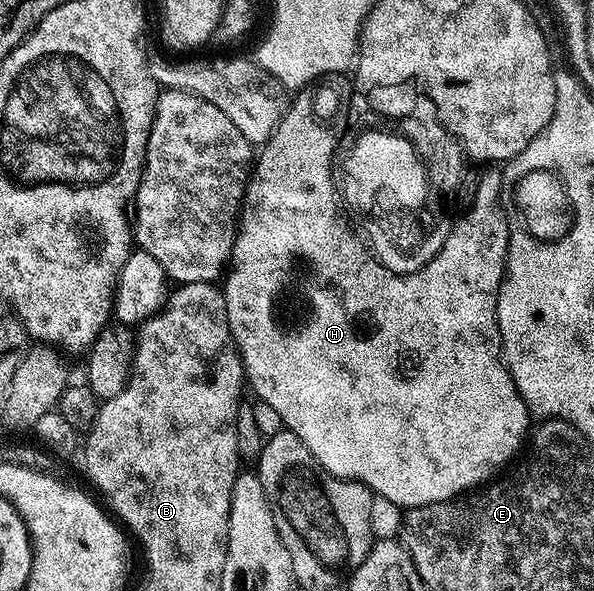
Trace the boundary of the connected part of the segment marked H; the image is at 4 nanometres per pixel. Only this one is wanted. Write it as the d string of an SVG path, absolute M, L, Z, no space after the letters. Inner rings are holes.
M346 73L329 74L317 82L312 82L310 86L303 87L290 99L279 126L272 132L271 139L263 143L258 151L257 161L247 184L247 192L243 196L239 228L235 231L231 261L221 289L225 296L225 308L229 312L231 335L235 347L243 357L246 381L250 389L251 386L255 389L254 397L276 410L284 427L292 430L302 440L305 448L309 448L311 456L334 478L349 478L361 482L370 488L372 495L393 500L393 504L400 508L424 506L460 497L490 483L500 473L498 470L522 446L524 449L525 439L533 422L527 409L527 401L519 395L519 389L511 379L507 363L503 360L503 341L497 324L497 296L499 285L505 277L507 249L513 233L507 221L507 214L503 210L505 178L502 178L495 168L482 171L478 175L474 199L463 215L468 214L456 226L454 223L450 227L441 250L420 270L392 277L391 272L387 274L387 270L375 266L375 262L370 259L372 251L363 242L364 247L359 243L358 236L347 227L348 219L343 214L344 219L339 215L341 202L337 197L333 163L342 143L343 131L349 126L347 117L351 114L351 86L353 87L352 79Z

